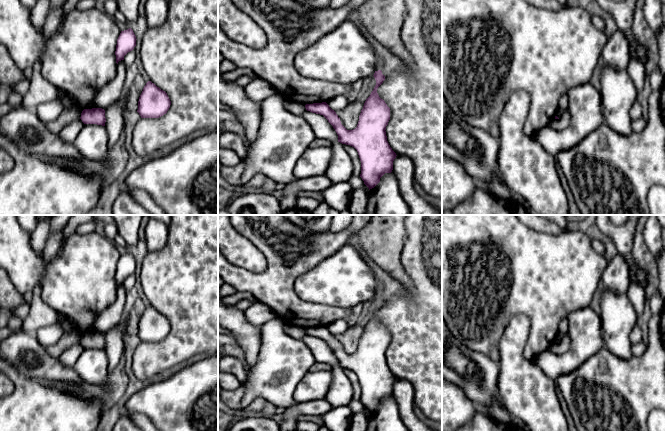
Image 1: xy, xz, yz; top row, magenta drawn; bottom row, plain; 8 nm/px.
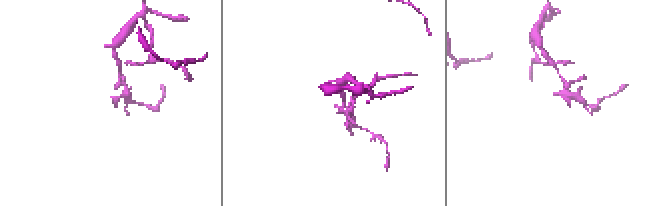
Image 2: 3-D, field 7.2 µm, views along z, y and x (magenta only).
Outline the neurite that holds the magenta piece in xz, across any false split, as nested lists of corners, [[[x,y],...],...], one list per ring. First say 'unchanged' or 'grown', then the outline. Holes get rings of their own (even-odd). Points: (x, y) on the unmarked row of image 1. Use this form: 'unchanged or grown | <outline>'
unchanged | [[[381,294],[375,295],[376,309],[366,323],[361,334],[357,351],[347,354],[340,342],[326,326],[306,328],[307,335],[323,339],[333,350],[338,366],[354,371],[361,385],[360,401],[370,413],[374,412],[385,397],[393,394],[393,385],[396,377],[390,371],[386,350],[390,344],[390,332],[377,317],[378,311],[385,304]]]

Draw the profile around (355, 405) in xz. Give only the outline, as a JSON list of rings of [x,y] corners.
[[[354,398],[349,402],[347,406],[352,410],[353,413],[360,412],[364,409],[362,402]]]

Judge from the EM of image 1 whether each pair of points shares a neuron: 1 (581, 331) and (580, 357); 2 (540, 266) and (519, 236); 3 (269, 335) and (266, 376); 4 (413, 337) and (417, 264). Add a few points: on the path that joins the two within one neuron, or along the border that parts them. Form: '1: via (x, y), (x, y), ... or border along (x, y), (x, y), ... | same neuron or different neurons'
1: via (581, 337), (580, 351) | same neuron
2: via (533, 259), (519, 243) | same neuron
3: via (269, 345), (269, 366) | same neuron
4: via (420, 319), (420, 282) | same neuron

